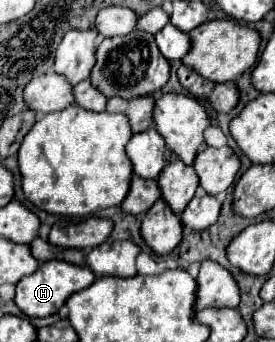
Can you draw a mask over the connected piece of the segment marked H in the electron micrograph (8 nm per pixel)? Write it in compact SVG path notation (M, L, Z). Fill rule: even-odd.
M46 261L42 263L32 275L24 277L18 285L16 285L16 305L28 315L28 317L48 317L58 313L58 309L66 303L66 299L72 293L78 293L86 287L90 287L94 283L96 275L88 269L88 267L80 267L80 265L72 265L66 261Z

